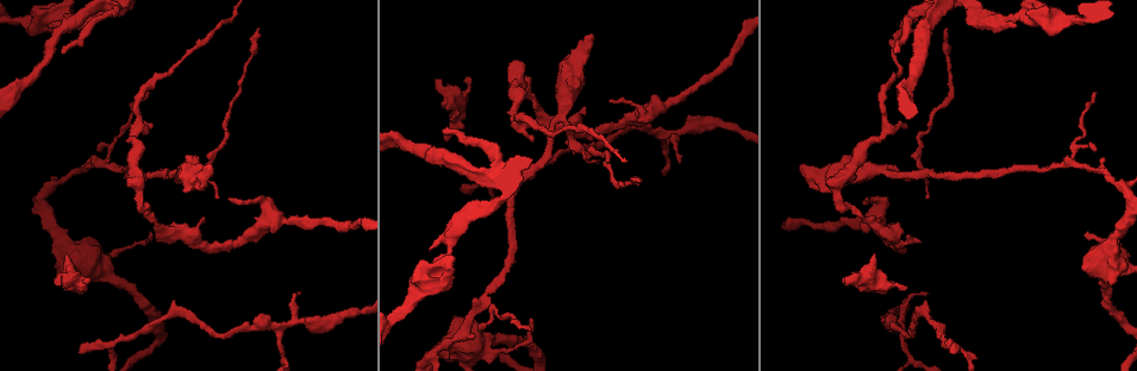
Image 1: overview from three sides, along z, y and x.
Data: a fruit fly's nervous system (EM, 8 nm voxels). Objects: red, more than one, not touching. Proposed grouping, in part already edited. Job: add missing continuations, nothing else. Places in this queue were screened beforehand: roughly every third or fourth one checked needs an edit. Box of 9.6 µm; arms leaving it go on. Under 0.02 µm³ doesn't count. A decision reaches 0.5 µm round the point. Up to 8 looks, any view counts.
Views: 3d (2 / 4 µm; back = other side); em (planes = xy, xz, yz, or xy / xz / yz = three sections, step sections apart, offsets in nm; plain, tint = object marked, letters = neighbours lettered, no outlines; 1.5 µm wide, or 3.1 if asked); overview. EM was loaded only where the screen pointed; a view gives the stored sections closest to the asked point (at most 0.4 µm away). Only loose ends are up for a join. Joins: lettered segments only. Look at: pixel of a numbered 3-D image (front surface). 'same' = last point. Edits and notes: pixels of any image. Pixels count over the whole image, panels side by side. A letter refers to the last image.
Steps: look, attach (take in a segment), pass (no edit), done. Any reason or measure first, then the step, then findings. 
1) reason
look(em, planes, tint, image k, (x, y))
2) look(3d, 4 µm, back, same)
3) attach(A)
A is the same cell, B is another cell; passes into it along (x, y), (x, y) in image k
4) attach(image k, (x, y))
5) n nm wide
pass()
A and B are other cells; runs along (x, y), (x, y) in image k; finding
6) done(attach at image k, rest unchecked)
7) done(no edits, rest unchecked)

an open end
look(em, xz, step 4, letters, image 1, (57, 283))

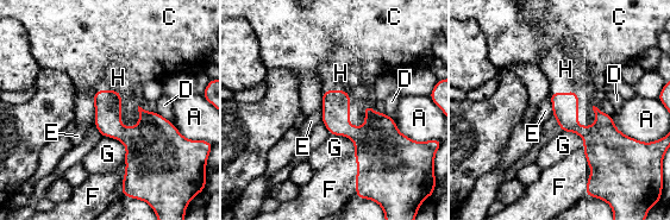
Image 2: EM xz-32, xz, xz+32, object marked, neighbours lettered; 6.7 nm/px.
cut it another way
look(em, planes, letters, same)

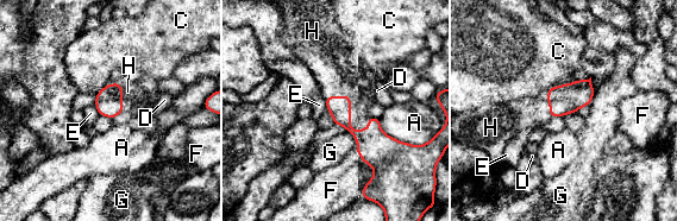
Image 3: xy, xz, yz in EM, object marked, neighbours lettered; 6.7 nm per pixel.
attach(H)
H is the same cell, A, C, D, E, F and G are other cells; the neuron continues

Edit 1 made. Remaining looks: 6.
tapers out
look(3d, 2 µm, image 1, (681, 162))

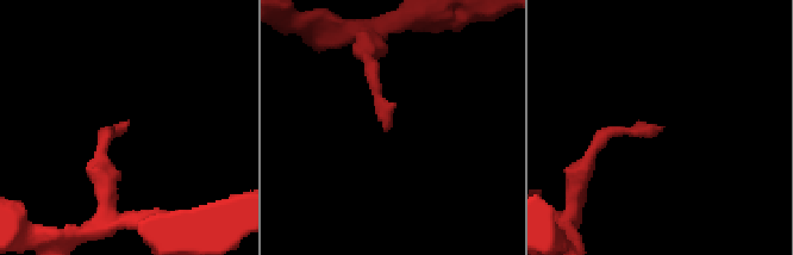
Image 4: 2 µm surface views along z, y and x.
shape alone is not enough
look(em, yz, step 4, letters, image 4, (120, 128))

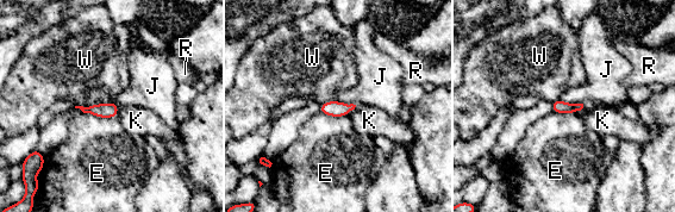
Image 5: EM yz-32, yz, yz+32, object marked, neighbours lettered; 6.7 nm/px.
90 nm wide
pass()
E, J, K, R and W are other cells; none of them fits

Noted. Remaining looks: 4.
thin end
look(em, planes, letters, image 1, (442, 130))

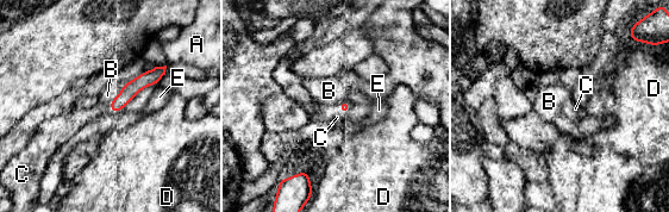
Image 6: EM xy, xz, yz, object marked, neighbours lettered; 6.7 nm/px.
attach(B)
B is the same cell, A, C, D and E are other cells; it goes on there

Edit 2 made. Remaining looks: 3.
done(attach at image 3, attach at image 6, rest unchecked)

